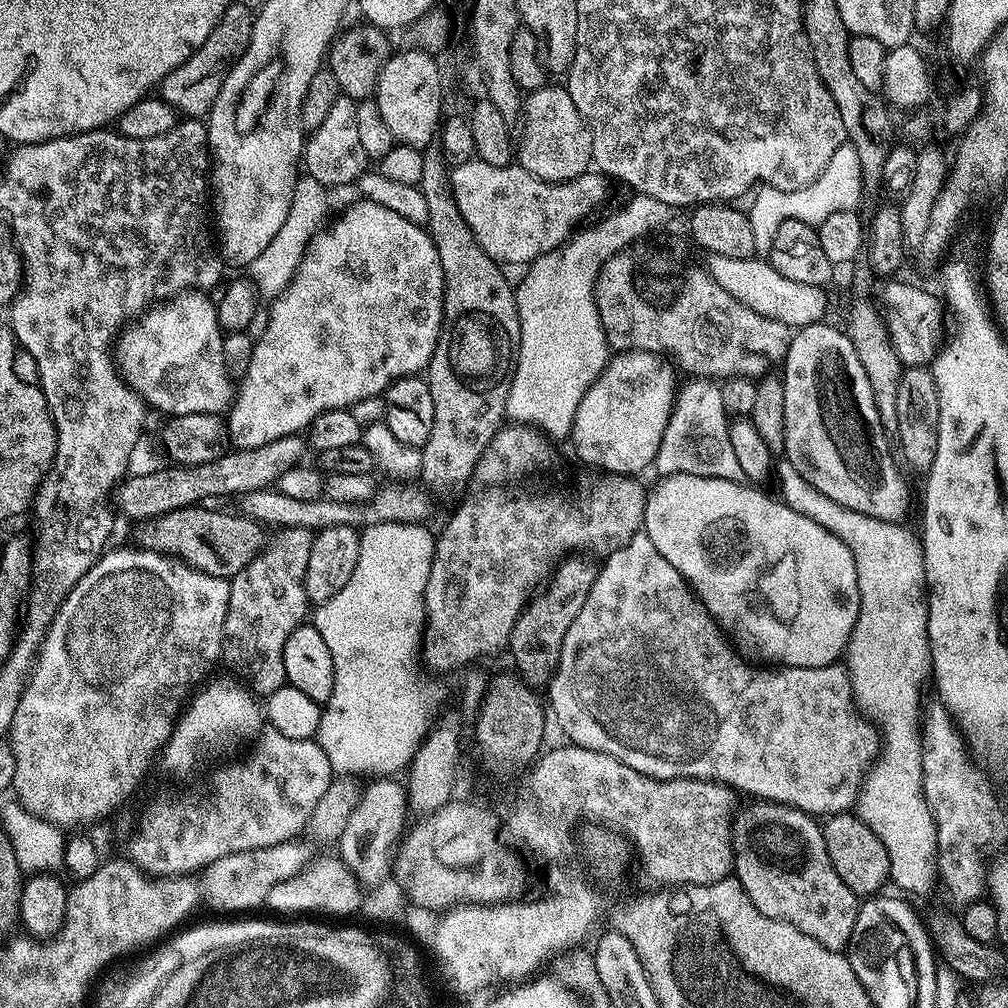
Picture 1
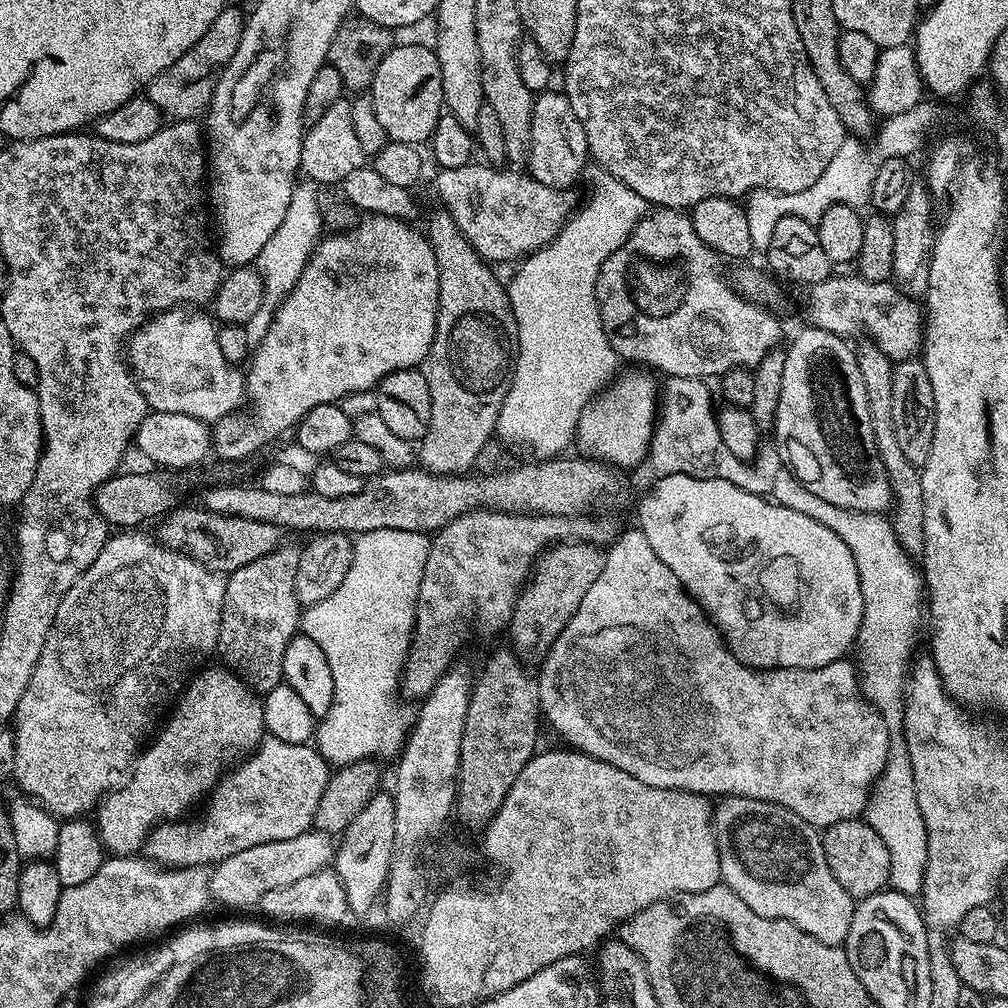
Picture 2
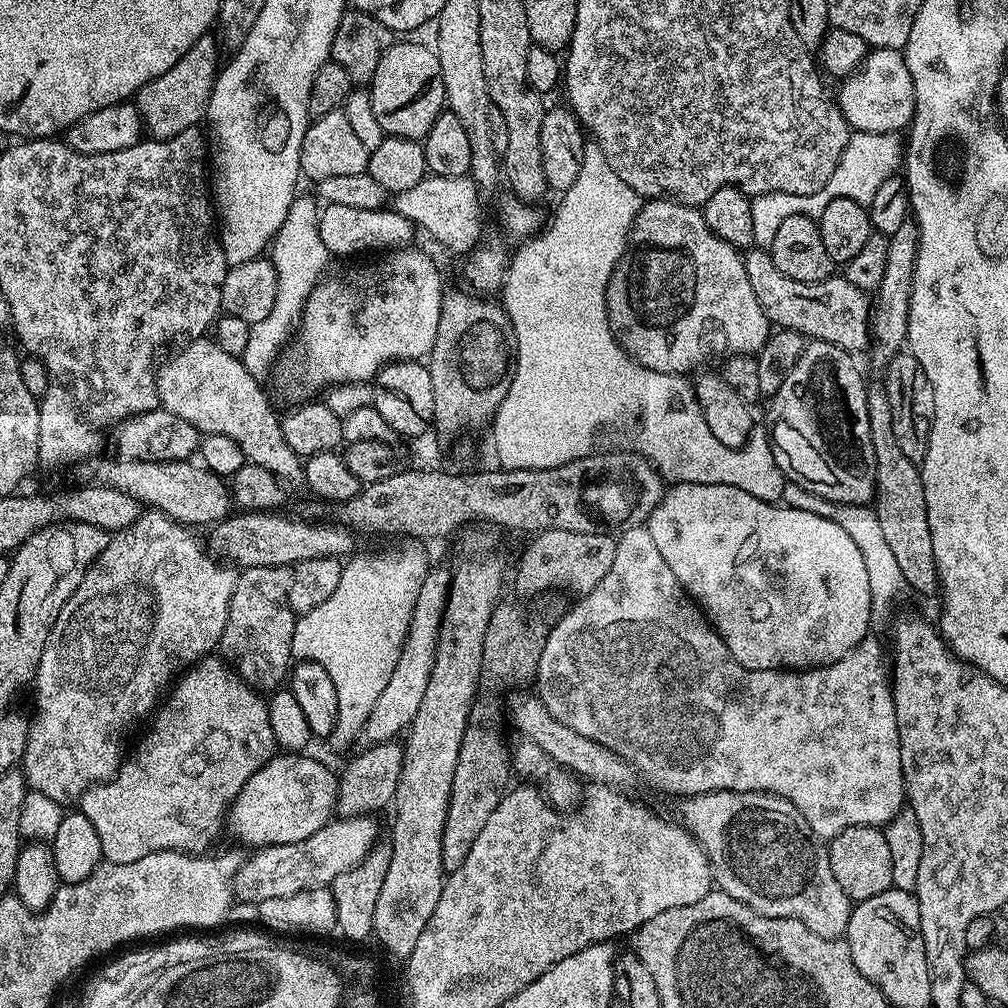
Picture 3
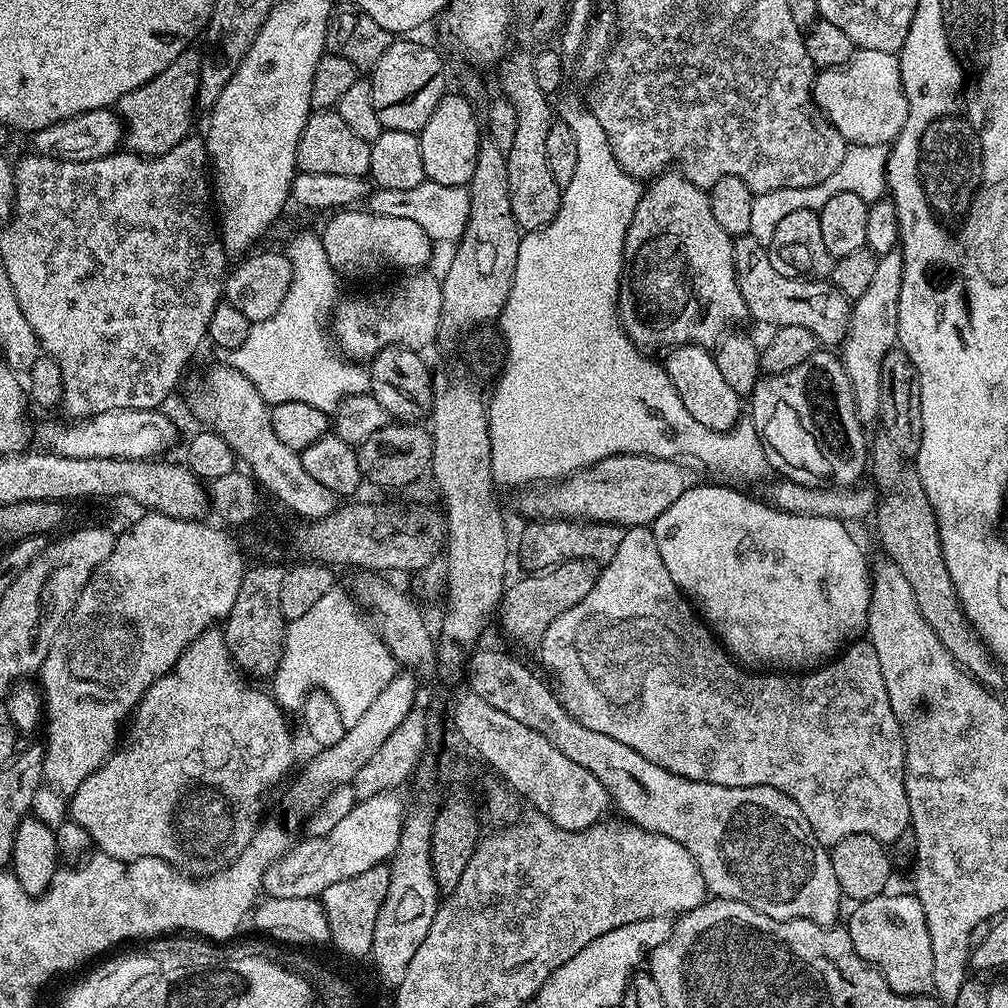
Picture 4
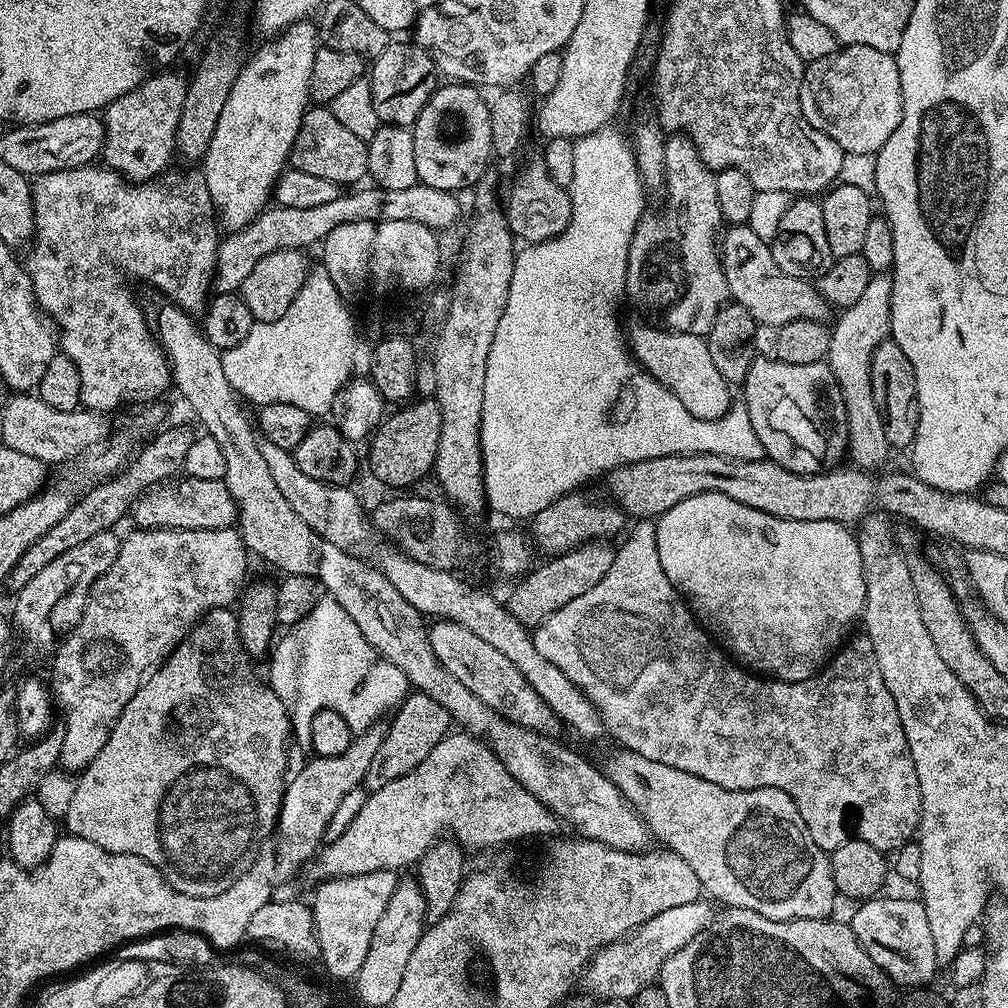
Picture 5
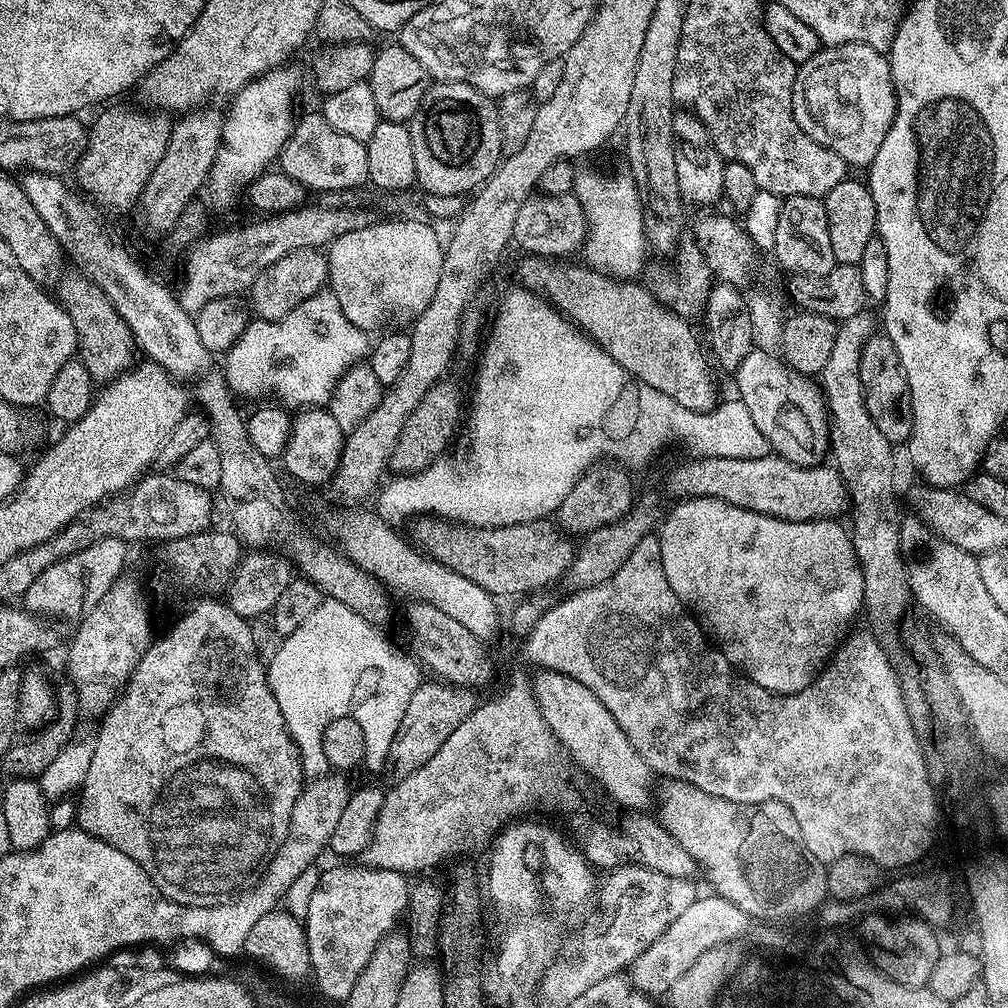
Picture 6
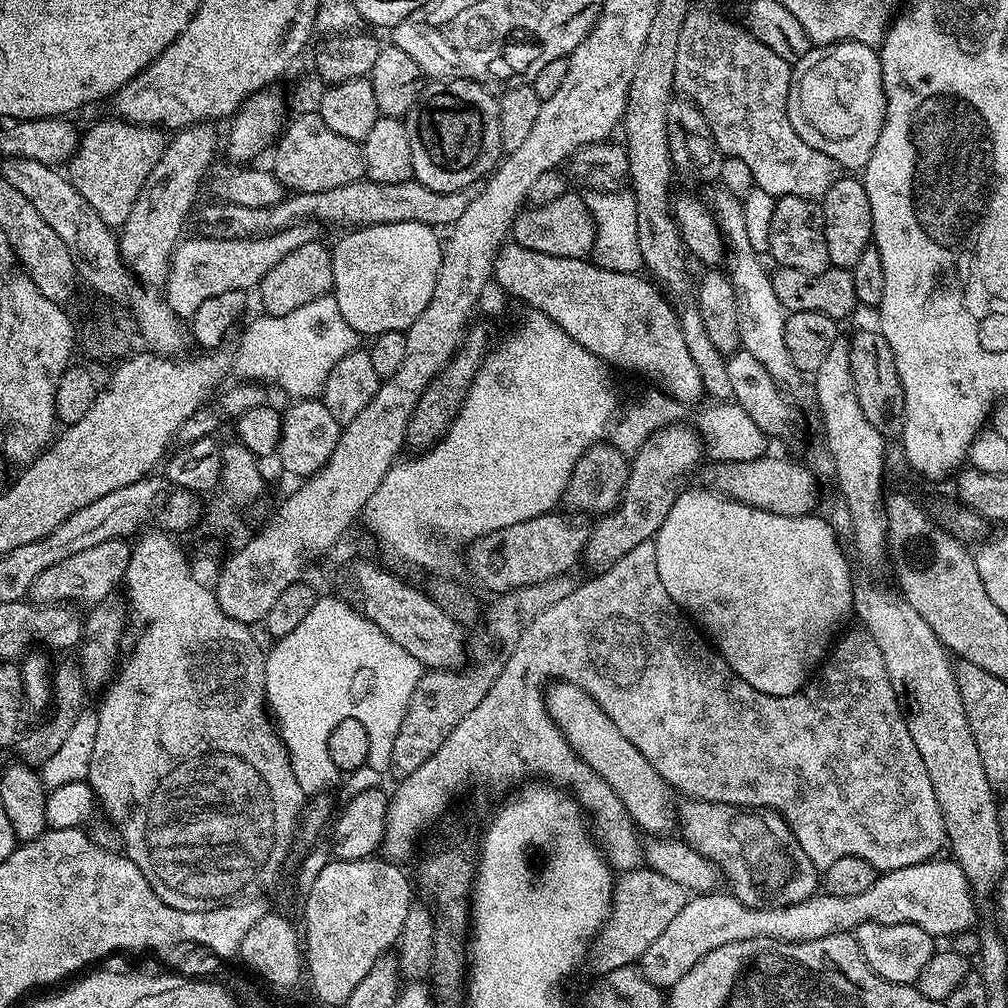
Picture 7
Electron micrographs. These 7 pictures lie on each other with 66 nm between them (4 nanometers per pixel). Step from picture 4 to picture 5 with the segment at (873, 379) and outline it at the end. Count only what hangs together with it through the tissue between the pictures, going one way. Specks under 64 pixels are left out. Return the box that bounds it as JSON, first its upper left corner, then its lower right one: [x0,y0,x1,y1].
[826,274,892,470]

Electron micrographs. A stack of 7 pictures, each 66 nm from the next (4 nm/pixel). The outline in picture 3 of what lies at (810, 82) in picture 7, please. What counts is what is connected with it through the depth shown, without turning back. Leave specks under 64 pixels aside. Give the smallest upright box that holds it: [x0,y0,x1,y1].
[835,48,916,132]

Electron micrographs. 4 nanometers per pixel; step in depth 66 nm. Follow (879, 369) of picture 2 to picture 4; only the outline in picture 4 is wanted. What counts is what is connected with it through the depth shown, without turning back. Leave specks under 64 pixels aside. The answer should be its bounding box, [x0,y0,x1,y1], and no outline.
[870,434,1004,690]

